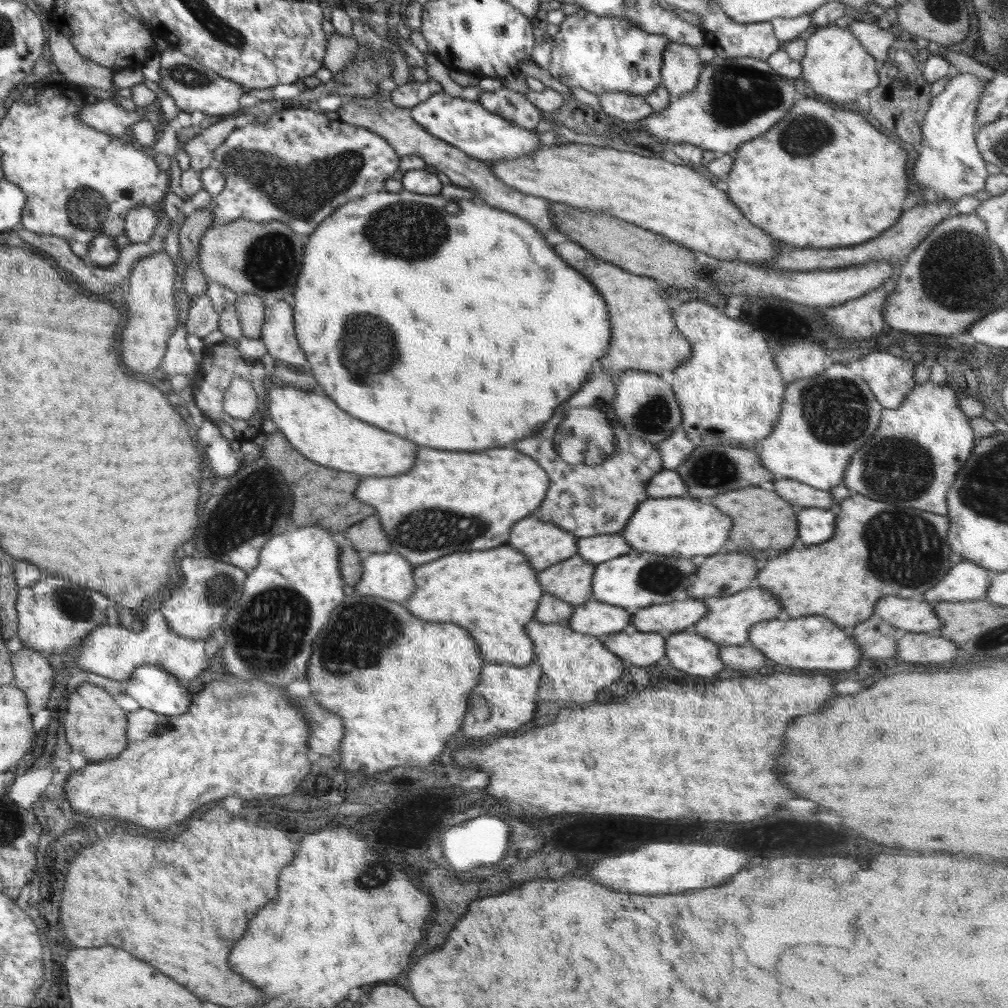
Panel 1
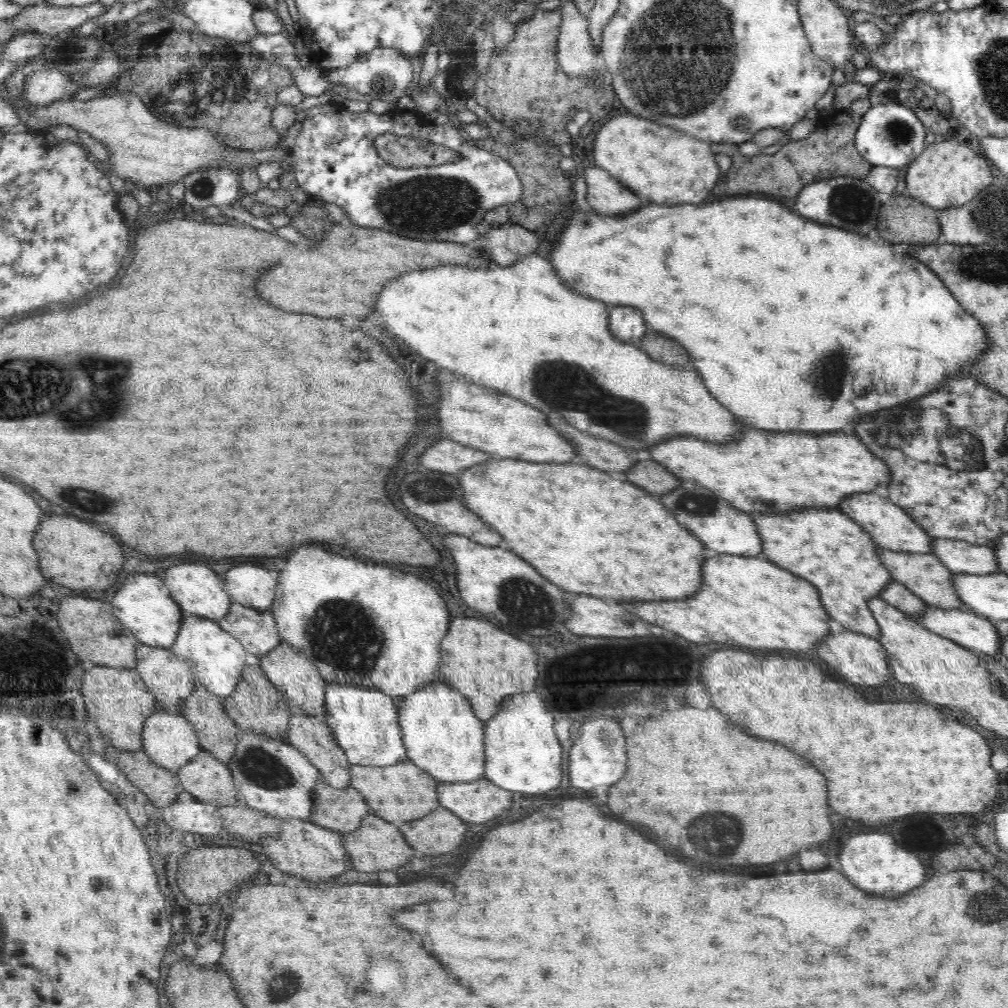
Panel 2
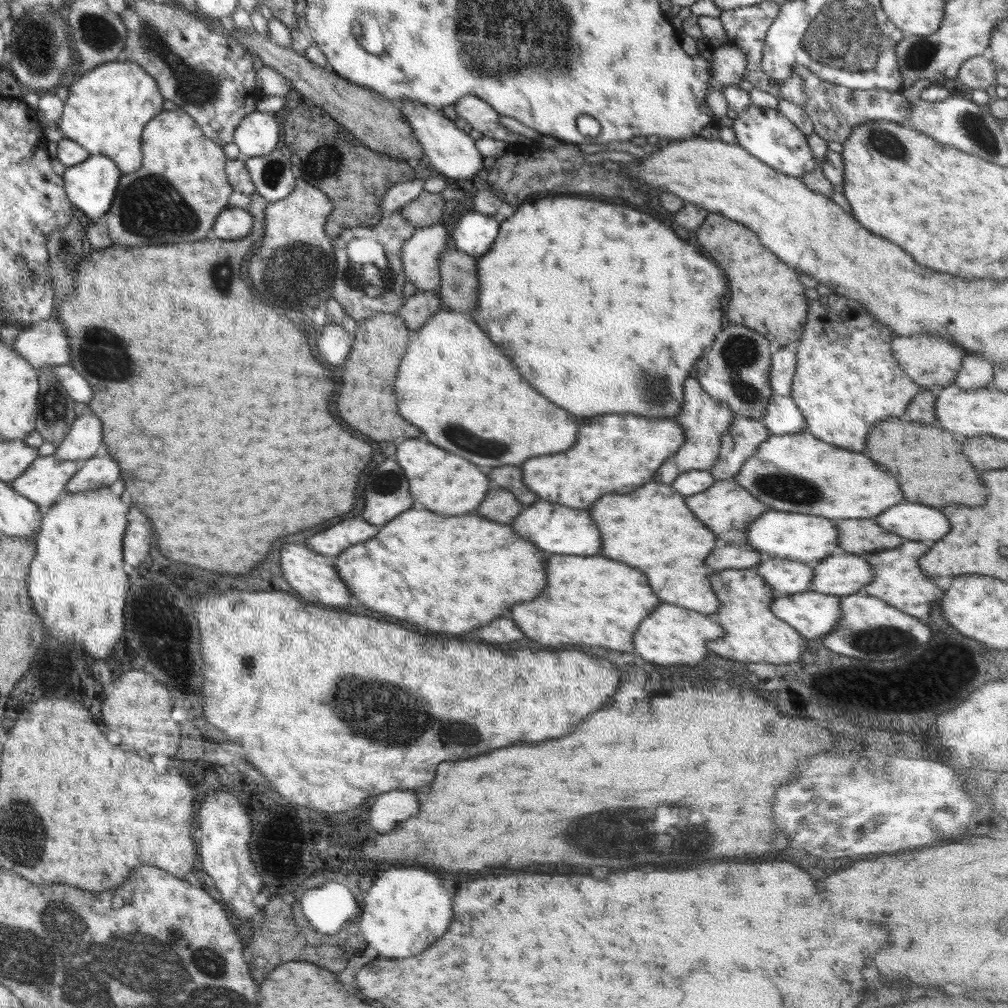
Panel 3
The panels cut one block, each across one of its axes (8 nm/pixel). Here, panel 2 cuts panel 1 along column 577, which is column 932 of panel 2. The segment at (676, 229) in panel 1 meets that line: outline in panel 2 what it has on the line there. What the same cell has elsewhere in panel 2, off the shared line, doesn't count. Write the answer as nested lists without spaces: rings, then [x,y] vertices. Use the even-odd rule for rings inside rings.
[[[938,139],[909,164],[905,176],[907,194],[938,211],[958,208],[981,194],[982,190],[994,182],[996,177],[990,171],[991,166],[990,160],[970,147],[952,139]]]

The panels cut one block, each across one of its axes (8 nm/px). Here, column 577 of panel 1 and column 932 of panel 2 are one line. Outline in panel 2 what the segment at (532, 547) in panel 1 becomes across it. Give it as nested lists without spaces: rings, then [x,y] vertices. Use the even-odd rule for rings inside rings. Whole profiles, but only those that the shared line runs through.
[[[884,492],[850,494],[850,498],[838,504],[838,510],[848,515],[864,529],[879,549],[910,554],[930,554],[933,551],[931,537],[921,526],[918,526],[902,507],[894,504]]]

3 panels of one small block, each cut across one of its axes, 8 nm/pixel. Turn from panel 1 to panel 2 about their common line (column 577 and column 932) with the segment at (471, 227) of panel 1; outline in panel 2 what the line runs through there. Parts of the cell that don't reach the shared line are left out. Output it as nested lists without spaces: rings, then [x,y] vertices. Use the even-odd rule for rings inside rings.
[[[752,195],[748,198],[746,196],[738,198],[738,200],[728,198],[722,202],[702,204],[702,206],[650,204],[646,208],[636,210],[634,214],[626,218],[590,214],[591,211],[583,206],[581,210],[574,212],[564,225],[560,238],[550,251],[548,261],[554,265],[556,274],[574,292],[588,294],[592,298],[598,298],[614,306],[634,306],[642,310],[648,330],[656,330],[660,334],[668,332],[666,336],[680,342],[688,350],[689,367],[700,373],[704,386],[708,387],[718,402],[742,420],[742,426],[778,430],[778,432],[796,432],[796,430],[836,432],[848,424],[854,424],[862,414],[892,408],[902,402],[926,396],[928,392],[934,392],[944,380],[952,378],[962,368],[972,366],[982,356],[982,352],[987,350],[988,335],[982,323],[974,315],[966,312],[950,289],[946,288],[929,266],[908,255],[906,249],[902,249],[903,245],[897,244],[898,250],[894,250],[890,246],[891,243],[880,246],[874,240],[864,238],[860,234],[850,234],[834,226],[810,222],[808,218],[792,214],[788,208],[768,198],[762,198],[762,196],[754,198]],[[860,370],[864,370],[868,376],[870,372],[874,374],[874,390],[870,390],[868,394],[856,394],[852,390],[852,376],[854,372],[860,372]]]

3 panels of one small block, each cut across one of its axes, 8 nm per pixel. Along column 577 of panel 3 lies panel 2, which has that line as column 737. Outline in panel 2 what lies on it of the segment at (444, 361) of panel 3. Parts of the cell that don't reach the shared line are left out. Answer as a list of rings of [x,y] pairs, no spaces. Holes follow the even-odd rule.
[[[530,254],[524,256],[522,260],[510,264],[510,266],[498,266],[492,264],[487,268],[472,268],[470,266],[434,266],[434,268],[422,268],[420,270],[410,270],[406,274],[402,274],[400,278],[390,280],[378,294],[378,300],[374,304],[376,312],[384,316],[384,324],[386,328],[402,338],[412,350],[416,350],[418,354],[422,354],[424,358],[436,362],[442,368],[448,368],[452,372],[458,372],[462,376],[468,376],[474,384],[482,384],[488,388],[496,388],[506,395],[518,398],[526,404],[530,404],[534,408],[541,410],[547,414],[549,412],[558,412],[564,417],[574,428],[604,440],[610,440],[614,444],[632,448],[632,450],[648,450],[660,442],[666,442],[670,438],[680,436],[688,436],[688,438],[702,438],[708,442],[732,442],[738,434],[740,434],[740,426],[736,424],[735,414],[718,402],[708,387],[704,386],[700,373],[691,367],[666,365],[661,362],[654,361],[643,352],[637,343],[624,342],[614,339],[614,335],[610,332],[608,322],[608,310],[606,304],[594,300],[594,298],[586,298],[582,294],[574,294],[570,292],[570,288],[566,283],[562,282],[556,274],[554,265],[546,258],[539,255]]]

